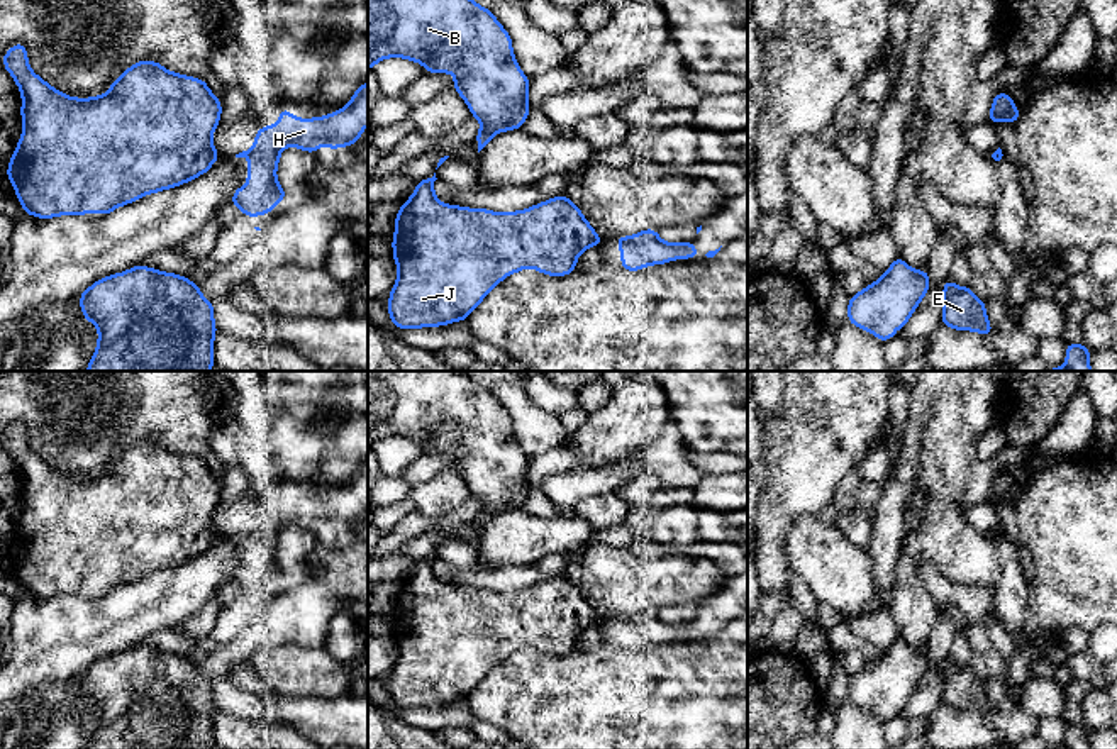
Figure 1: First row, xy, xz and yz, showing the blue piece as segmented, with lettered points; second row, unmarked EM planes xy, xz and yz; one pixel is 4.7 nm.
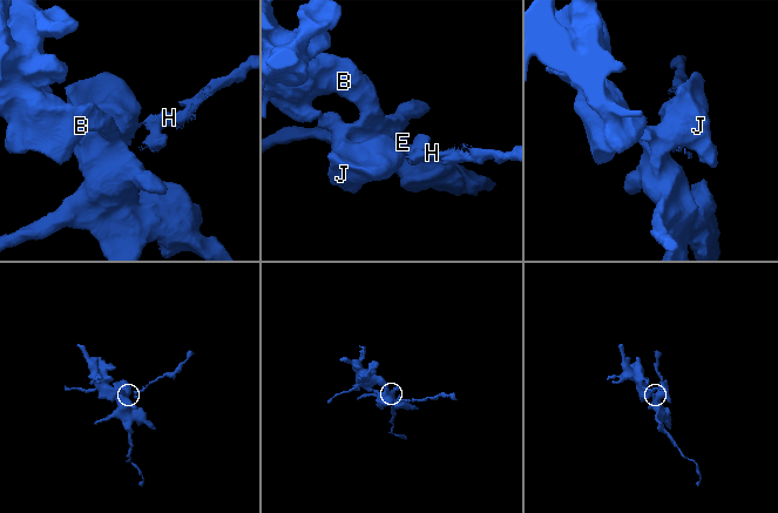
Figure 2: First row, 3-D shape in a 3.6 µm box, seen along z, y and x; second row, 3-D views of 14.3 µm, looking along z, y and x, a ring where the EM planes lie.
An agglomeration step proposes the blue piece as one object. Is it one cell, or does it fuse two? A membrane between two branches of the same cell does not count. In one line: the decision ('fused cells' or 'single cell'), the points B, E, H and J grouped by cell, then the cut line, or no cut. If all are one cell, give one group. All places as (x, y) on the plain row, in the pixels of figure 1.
fused cells; B E J / H; cut in xz along (597, 615), (594, 622)

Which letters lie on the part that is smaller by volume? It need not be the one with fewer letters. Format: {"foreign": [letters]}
{"foreign": ["H"]}

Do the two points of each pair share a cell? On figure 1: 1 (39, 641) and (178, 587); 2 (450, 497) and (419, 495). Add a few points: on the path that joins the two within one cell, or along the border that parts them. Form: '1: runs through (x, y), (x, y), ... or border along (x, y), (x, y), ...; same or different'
1: runs through (73, 631), (107, 626), (144, 607); same
2: runs through (443, 497), (426, 495); same

